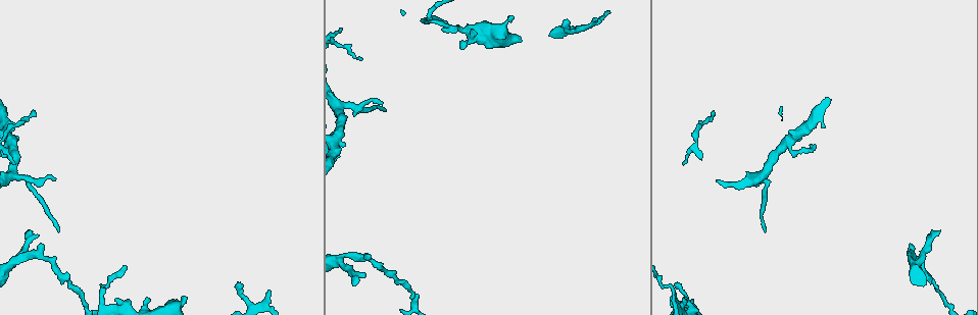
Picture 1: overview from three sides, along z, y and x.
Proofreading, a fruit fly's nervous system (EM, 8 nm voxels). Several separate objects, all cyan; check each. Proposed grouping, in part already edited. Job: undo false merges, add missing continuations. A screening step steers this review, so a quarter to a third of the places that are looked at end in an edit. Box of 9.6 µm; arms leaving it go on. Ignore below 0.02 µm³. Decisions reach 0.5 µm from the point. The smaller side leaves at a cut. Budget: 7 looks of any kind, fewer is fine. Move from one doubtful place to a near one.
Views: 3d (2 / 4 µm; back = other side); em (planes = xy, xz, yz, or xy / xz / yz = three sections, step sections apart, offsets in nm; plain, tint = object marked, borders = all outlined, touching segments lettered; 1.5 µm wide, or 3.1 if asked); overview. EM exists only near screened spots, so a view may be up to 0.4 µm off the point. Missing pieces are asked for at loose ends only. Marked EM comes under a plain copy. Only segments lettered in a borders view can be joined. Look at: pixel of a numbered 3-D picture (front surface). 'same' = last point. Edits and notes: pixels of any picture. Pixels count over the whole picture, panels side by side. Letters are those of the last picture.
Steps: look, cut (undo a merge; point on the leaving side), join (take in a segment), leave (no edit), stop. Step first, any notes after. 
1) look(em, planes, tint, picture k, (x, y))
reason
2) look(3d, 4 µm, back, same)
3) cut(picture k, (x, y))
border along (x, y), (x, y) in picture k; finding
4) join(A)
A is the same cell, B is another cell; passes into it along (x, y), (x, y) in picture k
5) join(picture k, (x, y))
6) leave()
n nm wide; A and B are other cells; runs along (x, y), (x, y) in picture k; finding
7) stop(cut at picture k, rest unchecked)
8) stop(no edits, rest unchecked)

look(em, planes, borders, picture 1, (913, 262))
calibre changes

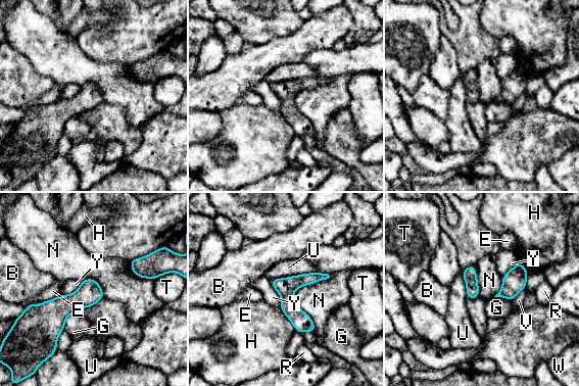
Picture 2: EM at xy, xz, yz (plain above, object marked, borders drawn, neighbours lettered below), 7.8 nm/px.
leave()
B, E, G, H, N, R, T, U, V, W and Y are other cells; runs along (274, 282), (312, 329) in picture 2; continuous, no second cell

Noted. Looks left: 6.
look(em, planes, borders, picture 1, (380, 103))

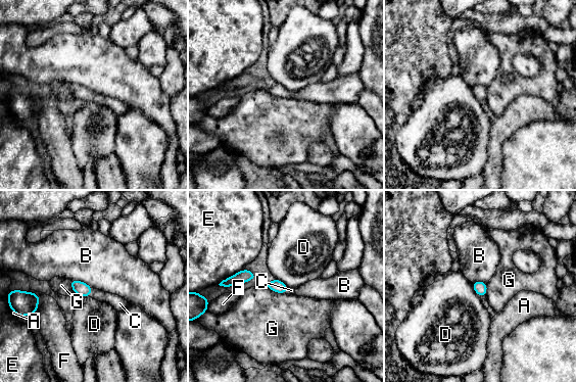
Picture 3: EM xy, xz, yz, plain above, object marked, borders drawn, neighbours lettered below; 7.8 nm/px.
join(C)
E touches over 240 nm; C is the same cell, A, B, D, E, F and G are other cells; it goes on there

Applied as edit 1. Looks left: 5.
look(em, planes, borders, picture 1, (566, 21))
thin end

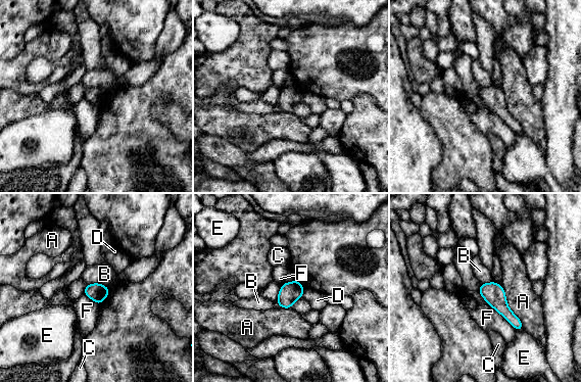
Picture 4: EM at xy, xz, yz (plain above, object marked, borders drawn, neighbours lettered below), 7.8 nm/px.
leave()
A, B, C, D, E and F are other cells; none of them fits

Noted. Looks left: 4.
stop(join at picture 3, rest unchecked)

